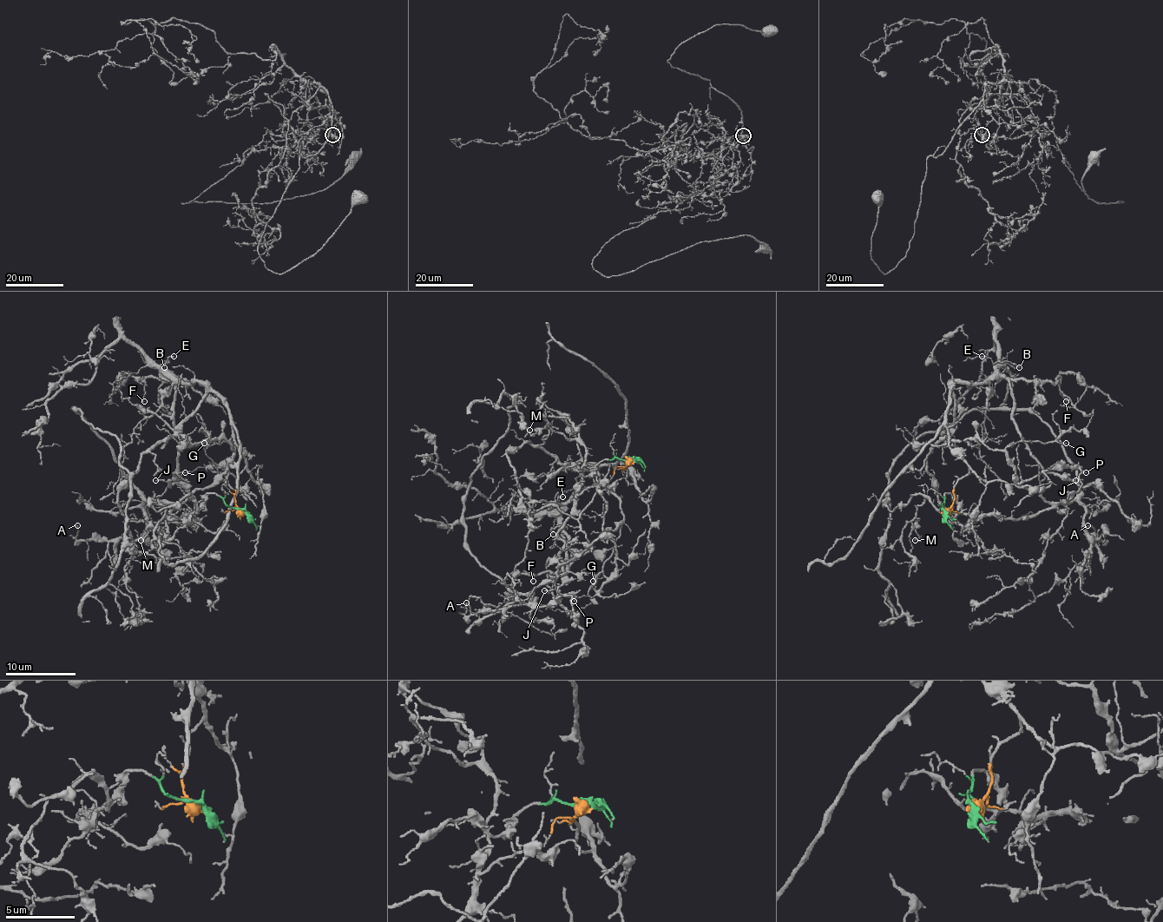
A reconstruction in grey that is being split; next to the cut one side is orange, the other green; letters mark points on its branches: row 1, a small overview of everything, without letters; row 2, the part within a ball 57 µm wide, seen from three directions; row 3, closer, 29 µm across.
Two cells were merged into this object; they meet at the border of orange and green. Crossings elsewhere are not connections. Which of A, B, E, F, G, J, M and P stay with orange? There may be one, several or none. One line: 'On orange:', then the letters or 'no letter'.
On orange: B, E, F, J

